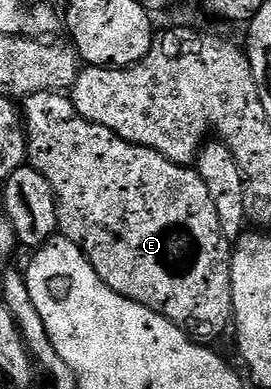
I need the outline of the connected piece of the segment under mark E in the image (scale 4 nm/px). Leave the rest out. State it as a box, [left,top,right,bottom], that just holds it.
[25,92,232,342]

